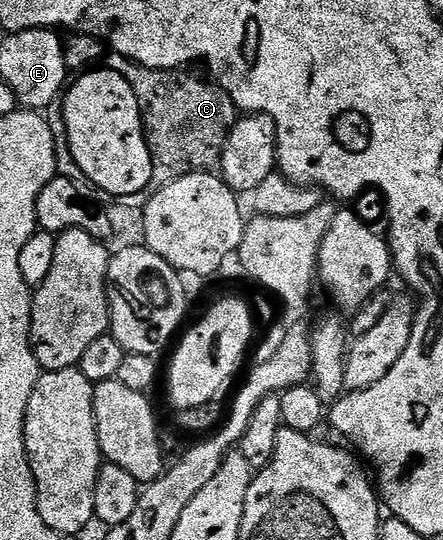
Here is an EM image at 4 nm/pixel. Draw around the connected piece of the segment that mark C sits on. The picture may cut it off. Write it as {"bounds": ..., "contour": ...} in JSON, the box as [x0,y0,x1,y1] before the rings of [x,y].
{"bounds":[122,63,238,190],"contour":[[[131,63],[123,66],[122,72],[128,78],[134,95],[138,95],[138,107],[144,120],[144,132],[148,138],[148,150],[152,156],[153,190],[166,187],[191,173],[206,173],[220,164],[228,136],[238,120],[236,104],[226,90],[211,80],[191,77],[191,72],[174,69],[147,69]]]}

